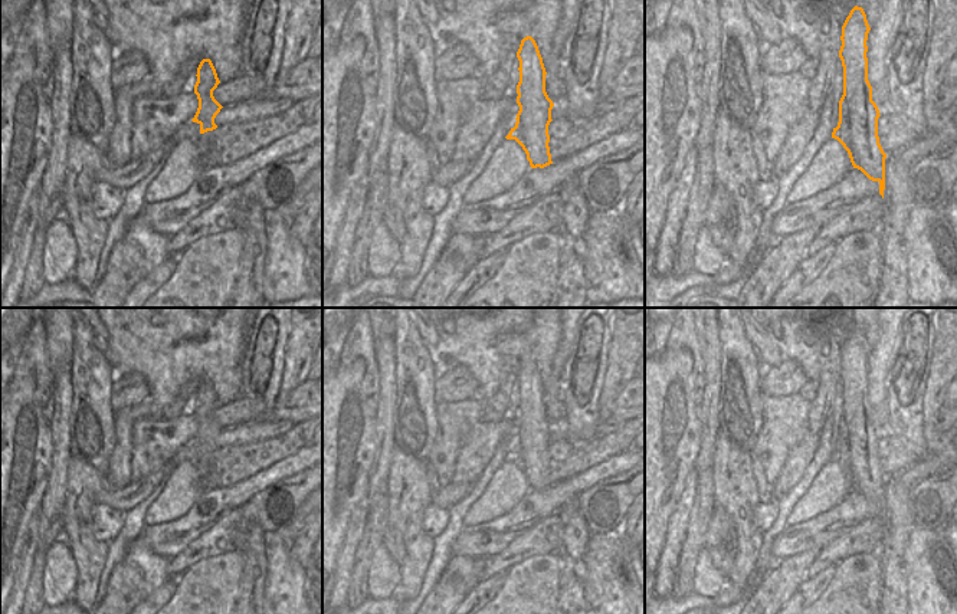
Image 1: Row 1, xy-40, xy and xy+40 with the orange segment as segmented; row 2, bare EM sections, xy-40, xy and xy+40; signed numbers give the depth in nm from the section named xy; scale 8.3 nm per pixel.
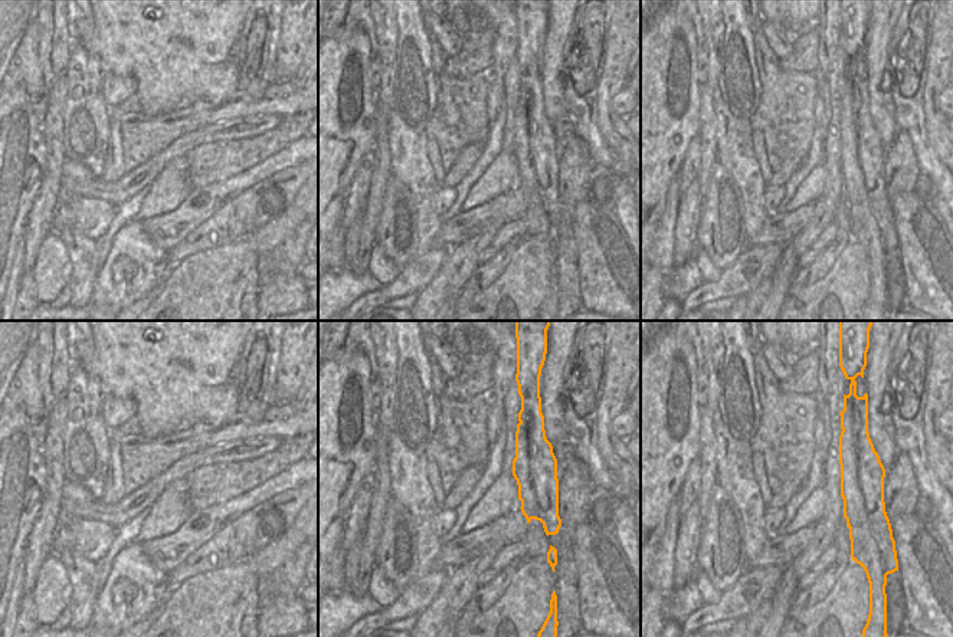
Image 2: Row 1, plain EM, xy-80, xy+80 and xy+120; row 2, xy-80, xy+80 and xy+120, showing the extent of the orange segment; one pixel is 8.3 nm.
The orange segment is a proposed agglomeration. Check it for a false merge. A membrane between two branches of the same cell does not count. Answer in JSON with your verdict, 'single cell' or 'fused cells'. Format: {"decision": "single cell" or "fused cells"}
{"decision": "fused cells"}

